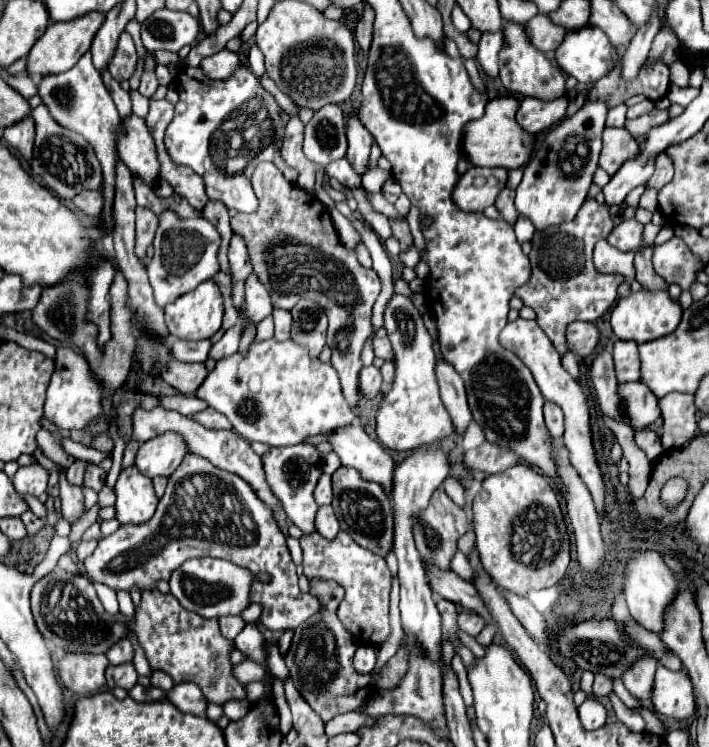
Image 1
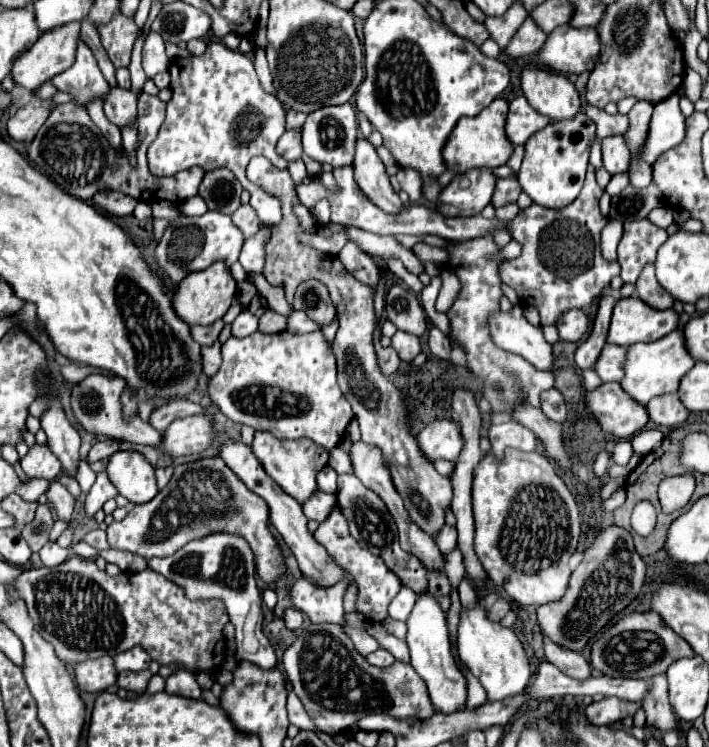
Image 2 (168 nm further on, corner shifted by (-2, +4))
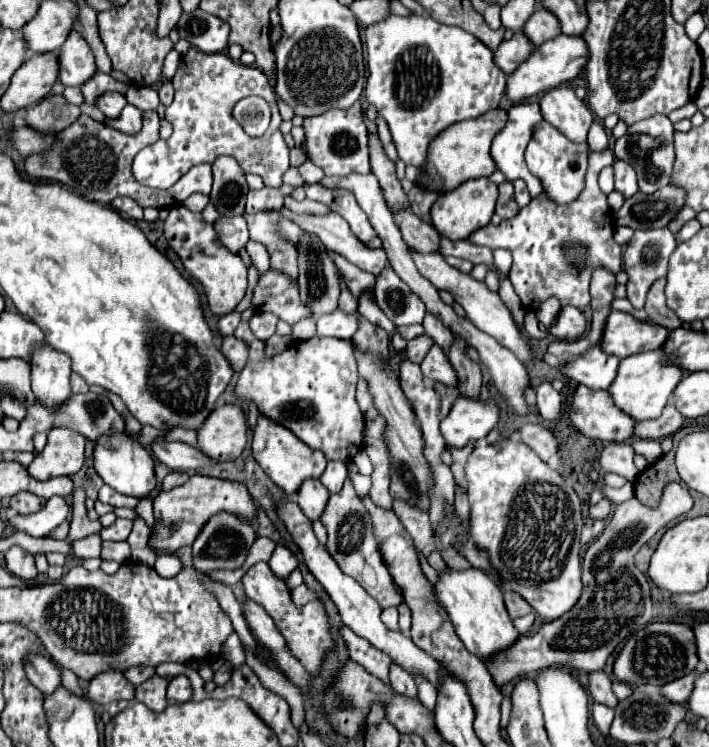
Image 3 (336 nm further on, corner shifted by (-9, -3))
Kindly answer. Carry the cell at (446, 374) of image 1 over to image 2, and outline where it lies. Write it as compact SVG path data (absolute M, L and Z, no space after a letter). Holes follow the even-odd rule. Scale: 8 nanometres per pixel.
M438 327L428 329L428 347L436 359L450 359L450 341Z

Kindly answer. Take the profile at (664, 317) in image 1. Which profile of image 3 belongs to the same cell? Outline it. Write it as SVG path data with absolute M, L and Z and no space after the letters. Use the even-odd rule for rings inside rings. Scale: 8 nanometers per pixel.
M611 312L607 318L601 348L607 354L627 358L637 352L661 348L667 336L669 330L663 326L637 320L627 312Z

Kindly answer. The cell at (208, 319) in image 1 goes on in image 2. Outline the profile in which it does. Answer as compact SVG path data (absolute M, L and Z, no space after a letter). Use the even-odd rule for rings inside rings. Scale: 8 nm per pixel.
M214 263L214 267L206 267L206 271L194 271L194 275L186 275L186 279L182 279L174 297L174 309L178 317L190 325L210 325L216 319L224 317L234 295L236 281L230 273L230 267L224 263Z

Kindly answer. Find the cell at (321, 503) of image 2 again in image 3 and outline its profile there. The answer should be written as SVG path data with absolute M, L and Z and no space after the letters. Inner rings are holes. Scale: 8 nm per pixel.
M309 480L297 492L297 504L309 520L319 520L329 502L329 496L331 494L325 490L325 486L321 486L319 480Z

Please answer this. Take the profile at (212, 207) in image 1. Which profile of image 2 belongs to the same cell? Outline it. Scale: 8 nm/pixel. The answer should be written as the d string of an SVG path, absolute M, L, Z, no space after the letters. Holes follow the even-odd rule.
M218 167L218 171L206 171L202 187L198 189L198 195L206 201L210 211L222 211L226 215L232 215L238 209L240 193L242 185L238 179L234 179L232 171L226 171L226 167Z

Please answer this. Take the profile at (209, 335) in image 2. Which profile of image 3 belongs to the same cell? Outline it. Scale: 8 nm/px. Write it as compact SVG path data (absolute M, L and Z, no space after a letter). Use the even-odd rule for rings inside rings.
M229 312L225 318L219 320L217 324L217 330L221 336L231 336L235 332L235 328L239 326L239 320L241 320L241 314L239 312Z

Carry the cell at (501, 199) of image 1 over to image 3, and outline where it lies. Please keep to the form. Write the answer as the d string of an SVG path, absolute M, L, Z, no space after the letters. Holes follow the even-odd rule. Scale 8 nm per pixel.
M503 182L499 186L499 200L497 200L497 210L495 210L503 220L513 218L513 214L519 212L519 206L513 198L513 184L511 182Z

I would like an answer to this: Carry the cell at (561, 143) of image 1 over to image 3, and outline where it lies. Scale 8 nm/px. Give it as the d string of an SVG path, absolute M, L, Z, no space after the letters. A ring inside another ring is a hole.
M541 122L541 126L535 130L527 150L525 150L525 160L533 176L541 180L543 192L547 198L555 204L567 204L579 198L579 194L585 188L585 172L587 172L587 152L589 146L587 142L573 142L557 128L553 128L547 122Z

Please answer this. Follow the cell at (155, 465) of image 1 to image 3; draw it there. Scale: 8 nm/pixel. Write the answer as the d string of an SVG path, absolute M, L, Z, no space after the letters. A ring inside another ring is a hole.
M219 406L197 430L197 448L211 460L235 460L247 442L247 424L239 406Z

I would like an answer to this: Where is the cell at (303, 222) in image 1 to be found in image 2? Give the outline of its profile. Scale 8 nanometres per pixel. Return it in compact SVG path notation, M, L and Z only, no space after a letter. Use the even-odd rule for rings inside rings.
M254 157L248 163L246 175L250 181L260 185L264 191L276 195L282 203L282 213L284 213L284 219L278 225L272 225L274 233L266 247L266 263L264 263L262 275L266 277L270 285L284 287L288 303L294 301L294 291L302 281L318 279L330 289L330 297L340 317L340 327L332 343L334 355L338 359L338 385L342 393L346 395L348 403L352 405L352 411L360 423L362 441L382 451L382 457L386 465L390 467L392 483L398 495L402 497L410 519L420 529L424 529L428 535L436 535L438 529L444 525L444 509L452 501L452 485L446 477L442 477L434 469L430 459L422 455L416 435L412 435L410 415L404 405L404 399L400 391L394 387L394 383L380 371L376 349L374 349L374 331L378 327L378 319L374 313L372 289L356 281L342 267L338 257L324 255L320 251L314 251L298 243L298 233L302 231L302 227L296 215L292 213L292 205L298 203L298 195L296 195L296 187L292 183L288 169L274 167L266 157Z

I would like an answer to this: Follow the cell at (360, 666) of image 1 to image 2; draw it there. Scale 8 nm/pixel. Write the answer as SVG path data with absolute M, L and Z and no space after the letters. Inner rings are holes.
M378 649L378 651L374 651L370 657L366 657L368 659L368 663L370 665L376 665L376 667L382 667L382 669L386 669L386 667L390 667L392 663L394 663L394 657L386 651L386 649Z

